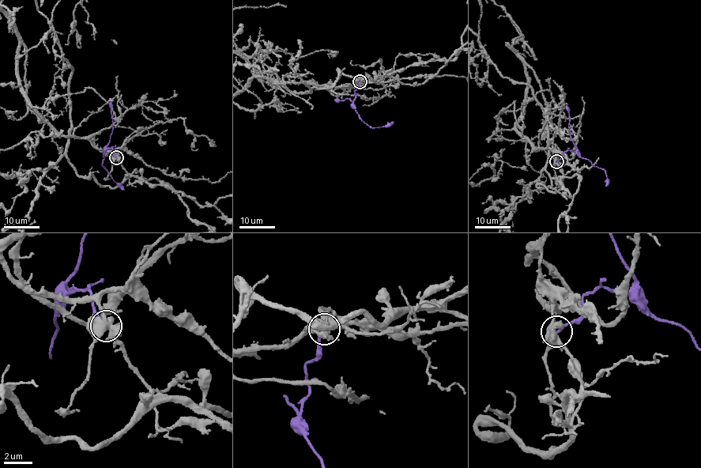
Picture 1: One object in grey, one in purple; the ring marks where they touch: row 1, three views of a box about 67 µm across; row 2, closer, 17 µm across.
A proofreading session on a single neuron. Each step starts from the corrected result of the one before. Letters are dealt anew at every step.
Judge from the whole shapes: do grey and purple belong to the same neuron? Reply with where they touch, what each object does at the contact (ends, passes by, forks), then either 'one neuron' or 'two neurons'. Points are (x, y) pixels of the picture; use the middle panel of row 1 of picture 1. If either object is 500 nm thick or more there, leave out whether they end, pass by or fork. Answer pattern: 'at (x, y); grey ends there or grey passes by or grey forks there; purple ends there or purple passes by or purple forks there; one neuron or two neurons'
at (359, 81); two neurons

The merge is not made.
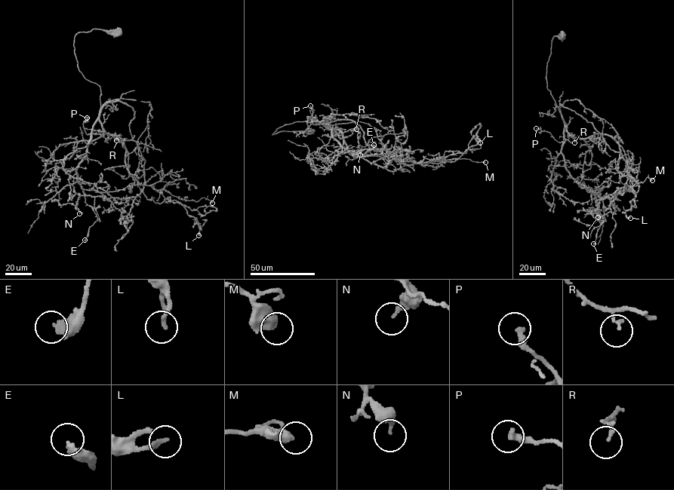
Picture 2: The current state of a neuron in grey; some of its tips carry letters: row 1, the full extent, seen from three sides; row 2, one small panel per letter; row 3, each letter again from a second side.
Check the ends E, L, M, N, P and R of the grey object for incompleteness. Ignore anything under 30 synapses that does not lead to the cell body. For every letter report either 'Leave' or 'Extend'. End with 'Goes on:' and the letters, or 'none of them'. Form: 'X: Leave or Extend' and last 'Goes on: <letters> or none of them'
E: Leave
L: Leave
M: Leave
N: Leave
P: Leave
R: Leave
Goes on: none of them

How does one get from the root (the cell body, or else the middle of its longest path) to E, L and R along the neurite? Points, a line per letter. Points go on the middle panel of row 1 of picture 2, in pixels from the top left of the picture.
E: (310, 132), (272, 134), (283, 125), (314, 119), (332, 127), (333, 139), (356, 156), (377, 151), (373, 145)
L: (310, 132), (272, 134), (314, 119), (340, 131), (349, 153), (383, 167), (392, 159), (453, 162), (480, 142)
R: (310, 132), (284, 130), (272, 134), (283, 125), (314, 119), (343, 132), (356, 129)

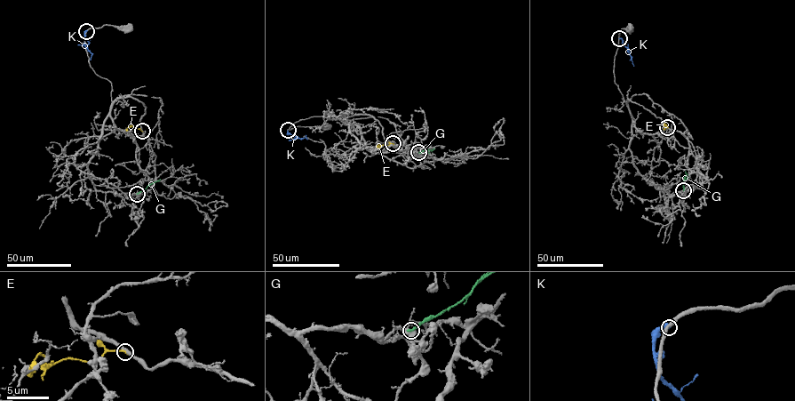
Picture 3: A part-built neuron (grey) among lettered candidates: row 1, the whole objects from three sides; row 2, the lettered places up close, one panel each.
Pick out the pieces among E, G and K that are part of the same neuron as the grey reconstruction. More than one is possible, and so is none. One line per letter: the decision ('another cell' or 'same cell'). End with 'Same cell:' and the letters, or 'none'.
E: another cell
G: another cell
K: another cell
Same cell: none

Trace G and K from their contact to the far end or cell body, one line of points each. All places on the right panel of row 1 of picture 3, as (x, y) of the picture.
G: (683, 190), (685, 172)
K: (619, 38), (628, 49), (633, 66)

